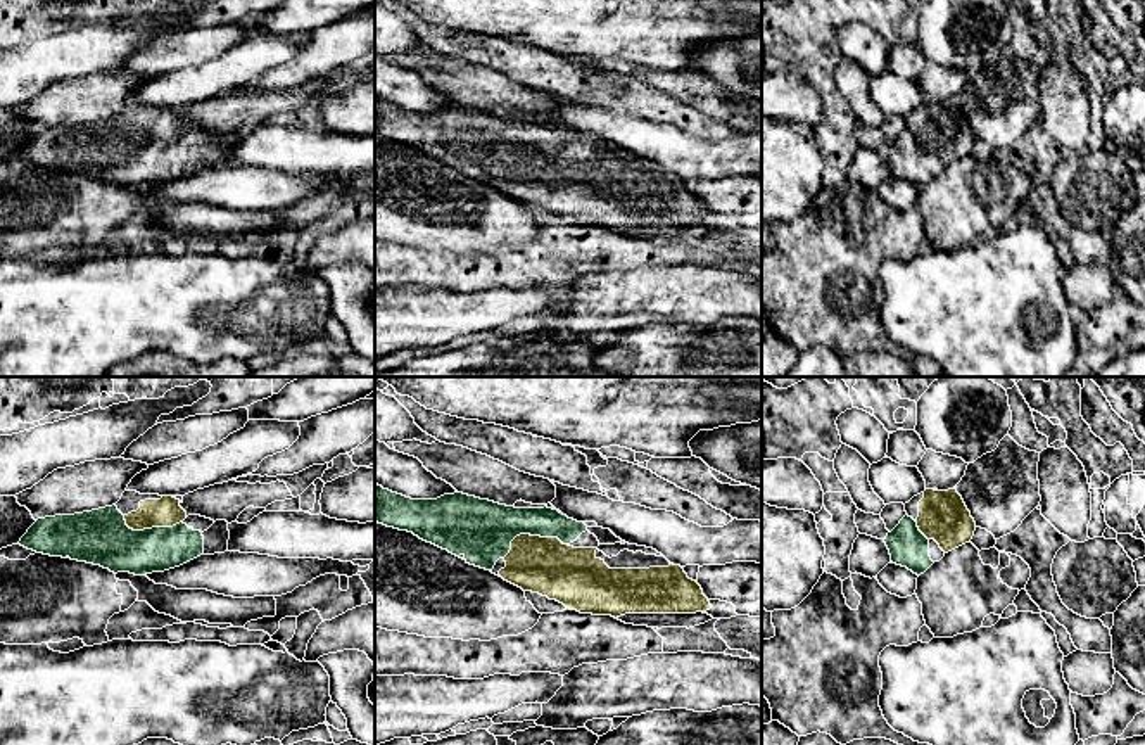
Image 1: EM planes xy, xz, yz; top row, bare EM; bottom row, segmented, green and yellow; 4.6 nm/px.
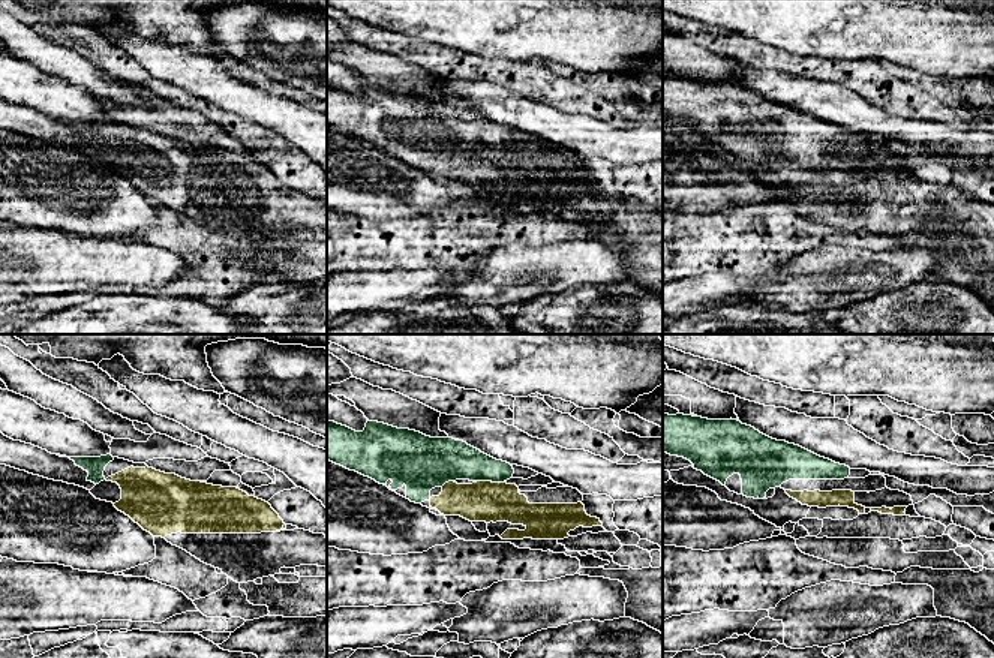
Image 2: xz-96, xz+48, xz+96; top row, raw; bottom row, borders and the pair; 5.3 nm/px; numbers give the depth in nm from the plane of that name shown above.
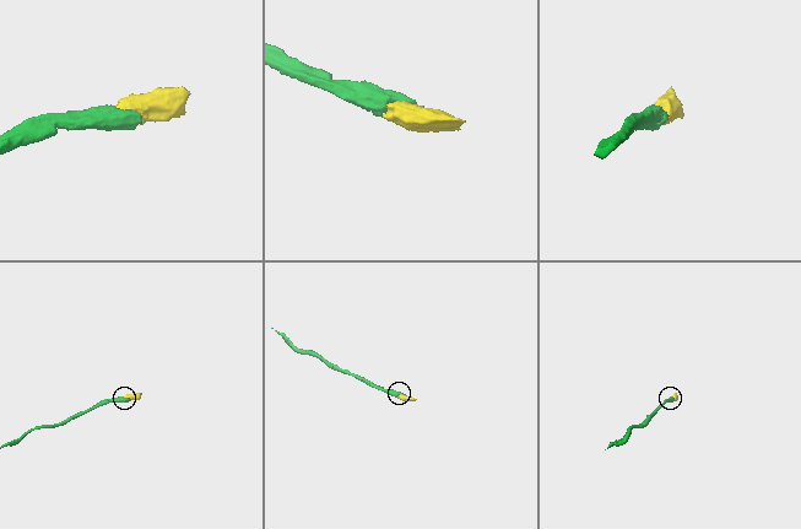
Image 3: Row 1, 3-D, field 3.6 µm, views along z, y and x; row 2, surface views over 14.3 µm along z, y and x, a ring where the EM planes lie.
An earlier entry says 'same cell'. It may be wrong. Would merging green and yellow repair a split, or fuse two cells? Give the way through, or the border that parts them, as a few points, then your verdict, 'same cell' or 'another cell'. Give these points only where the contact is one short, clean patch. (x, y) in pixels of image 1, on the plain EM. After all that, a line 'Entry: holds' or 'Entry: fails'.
across xz (482, 144), (531, 147), (536, 166), (544, 178) | same cell
Entry: holds

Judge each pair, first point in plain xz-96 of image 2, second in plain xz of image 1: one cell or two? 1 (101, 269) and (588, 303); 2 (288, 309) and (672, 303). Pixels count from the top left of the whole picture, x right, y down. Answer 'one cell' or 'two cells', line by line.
1: two cells
2: two cells

